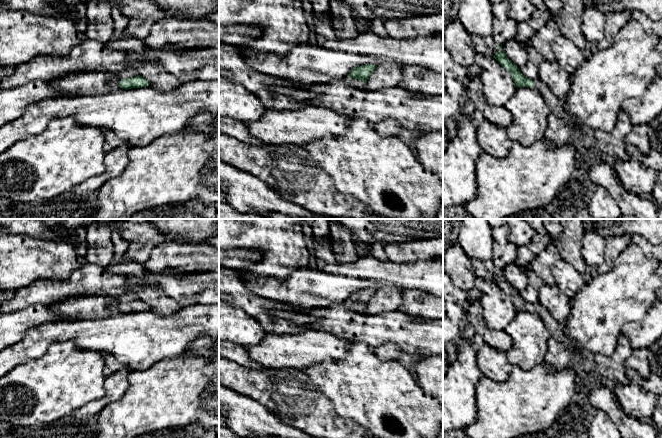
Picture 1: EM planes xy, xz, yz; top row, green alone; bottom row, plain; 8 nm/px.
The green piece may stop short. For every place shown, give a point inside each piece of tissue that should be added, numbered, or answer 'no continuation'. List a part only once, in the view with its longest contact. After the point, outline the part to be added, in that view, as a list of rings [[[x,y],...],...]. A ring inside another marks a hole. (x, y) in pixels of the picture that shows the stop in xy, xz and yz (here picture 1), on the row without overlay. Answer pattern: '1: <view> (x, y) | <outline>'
1: xz (353, 307) | [[[346,301],[344,303],[344,307],[351,312],[355,312],[355,313],[358,313],[361,315],[367,315],[368,314],[366,307],[361,305],[361,304],[358,304],[358,303]]]
2: yz (486, 270) | [[[472,258],[471,266],[477,278],[494,281],[497,276],[501,275],[501,273],[497,271],[492,260],[482,261]]]

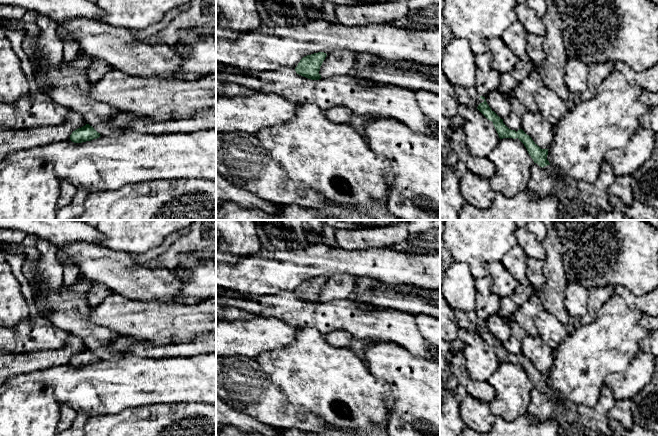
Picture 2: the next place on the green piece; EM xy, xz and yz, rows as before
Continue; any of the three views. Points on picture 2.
1: yz (469, 321) | [[[455,309],[454,317],[460,329],[477,332],[480,327],[484,326],[484,324],[480,322],[475,311],[465,312]]]
2: yz (549, 393) | [[[551,388],[543,391],[543,393],[544,393],[549,399],[554,399],[554,398],[555,398],[555,393],[554,393],[554,391],[553,391]]]

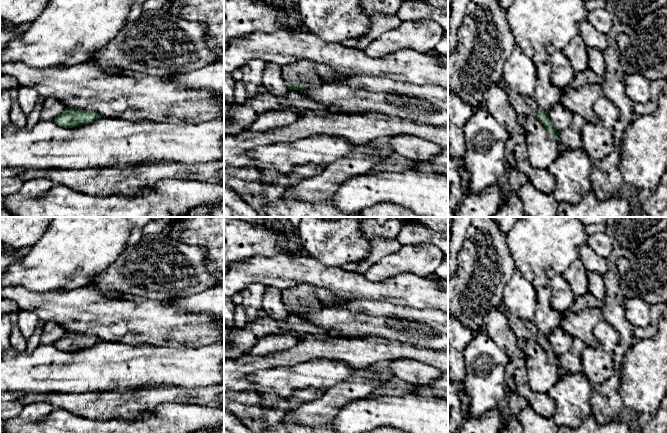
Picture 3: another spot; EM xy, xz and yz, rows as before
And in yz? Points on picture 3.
1: yz (524, 329) | [[[503,303],[498,309],[500,309],[508,316],[510,325],[513,328],[514,334],[517,336],[517,338],[524,338],[526,341],[536,340],[537,338],[539,338],[540,332],[533,321],[522,320],[512,315],[506,309]]]

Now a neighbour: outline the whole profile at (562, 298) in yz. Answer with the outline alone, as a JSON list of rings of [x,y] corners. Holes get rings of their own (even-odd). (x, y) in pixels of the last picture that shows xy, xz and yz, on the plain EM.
[[[550,271],[548,286],[551,289],[550,305],[560,314],[565,313],[575,301],[570,285],[562,274]]]

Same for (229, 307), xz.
[[[224,298],[224,346],[228,342],[229,334],[236,328],[233,318],[235,308],[231,298]]]

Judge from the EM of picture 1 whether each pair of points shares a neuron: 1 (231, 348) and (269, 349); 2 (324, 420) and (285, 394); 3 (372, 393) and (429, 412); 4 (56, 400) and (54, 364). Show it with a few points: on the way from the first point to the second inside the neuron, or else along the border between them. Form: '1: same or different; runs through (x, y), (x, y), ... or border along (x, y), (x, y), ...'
1: different; border along (245, 346), (248, 356), (261, 365)
2: same; runs through (314, 414), (295, 400)
3: same; runs through (386, 400), (401, 412), (415, 412)
4: same; runs through (56, 391), (56, 373)

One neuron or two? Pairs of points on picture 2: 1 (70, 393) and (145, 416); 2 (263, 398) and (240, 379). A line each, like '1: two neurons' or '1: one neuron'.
1: two neurons
2: one neuron

